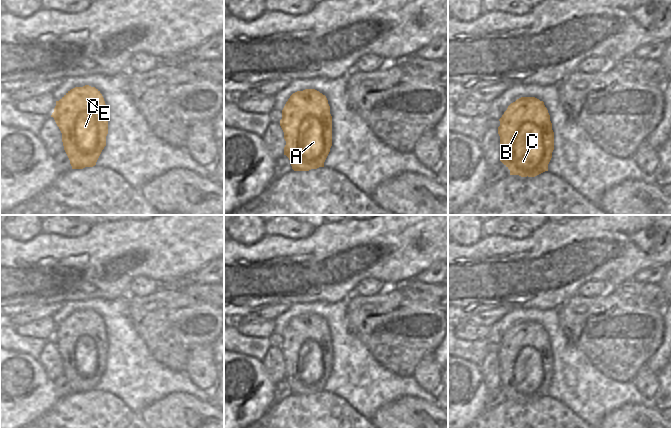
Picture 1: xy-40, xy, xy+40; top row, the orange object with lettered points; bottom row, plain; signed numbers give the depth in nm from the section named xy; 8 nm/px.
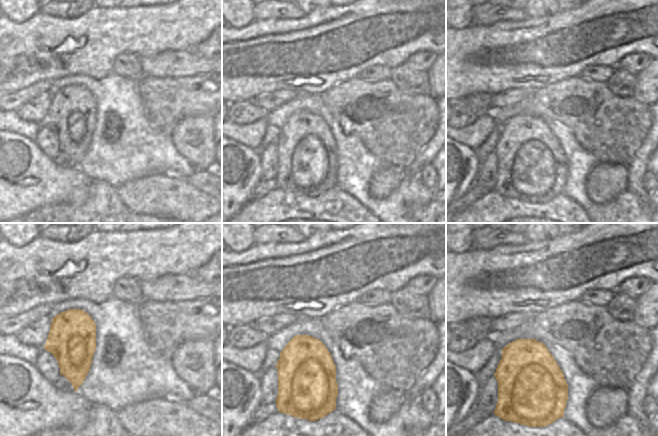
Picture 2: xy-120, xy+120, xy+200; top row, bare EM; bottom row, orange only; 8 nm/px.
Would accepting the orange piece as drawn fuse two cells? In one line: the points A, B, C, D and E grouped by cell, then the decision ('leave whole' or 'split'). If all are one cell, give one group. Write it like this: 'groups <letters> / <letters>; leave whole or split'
groups A B C D E; leave whole

